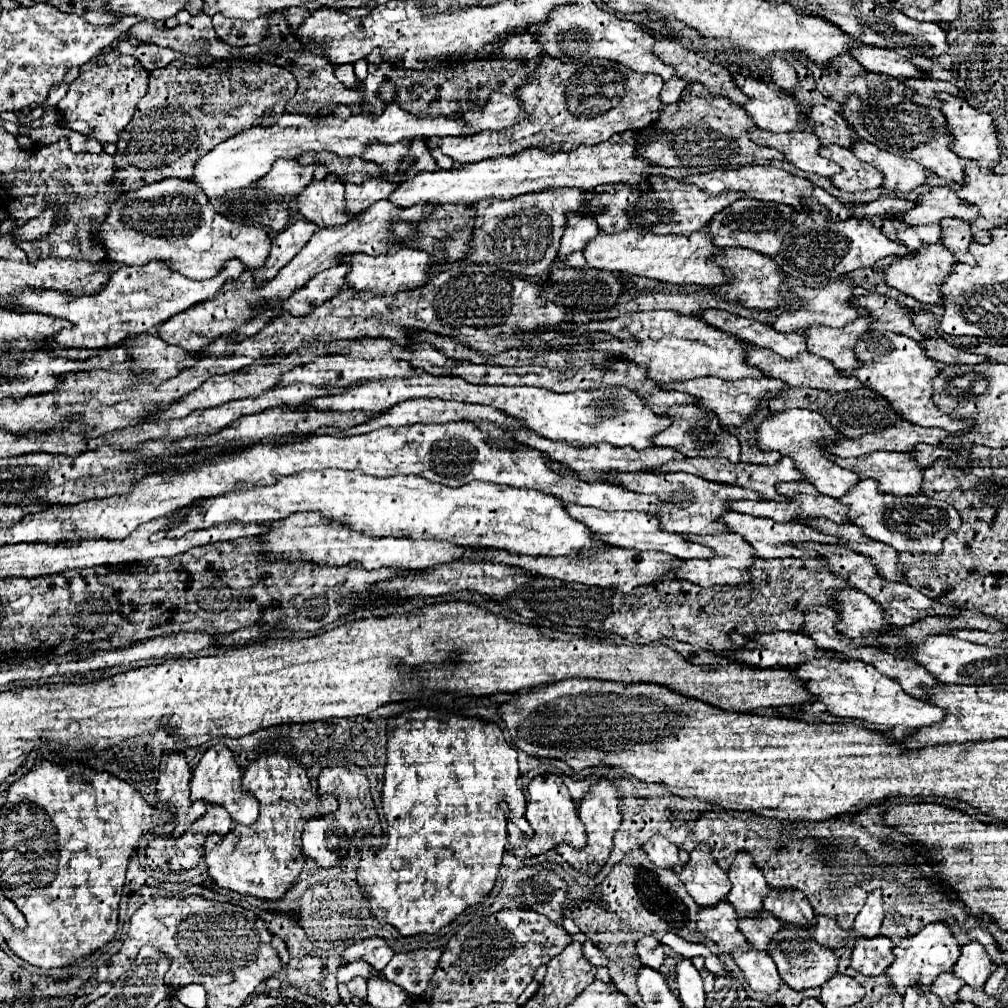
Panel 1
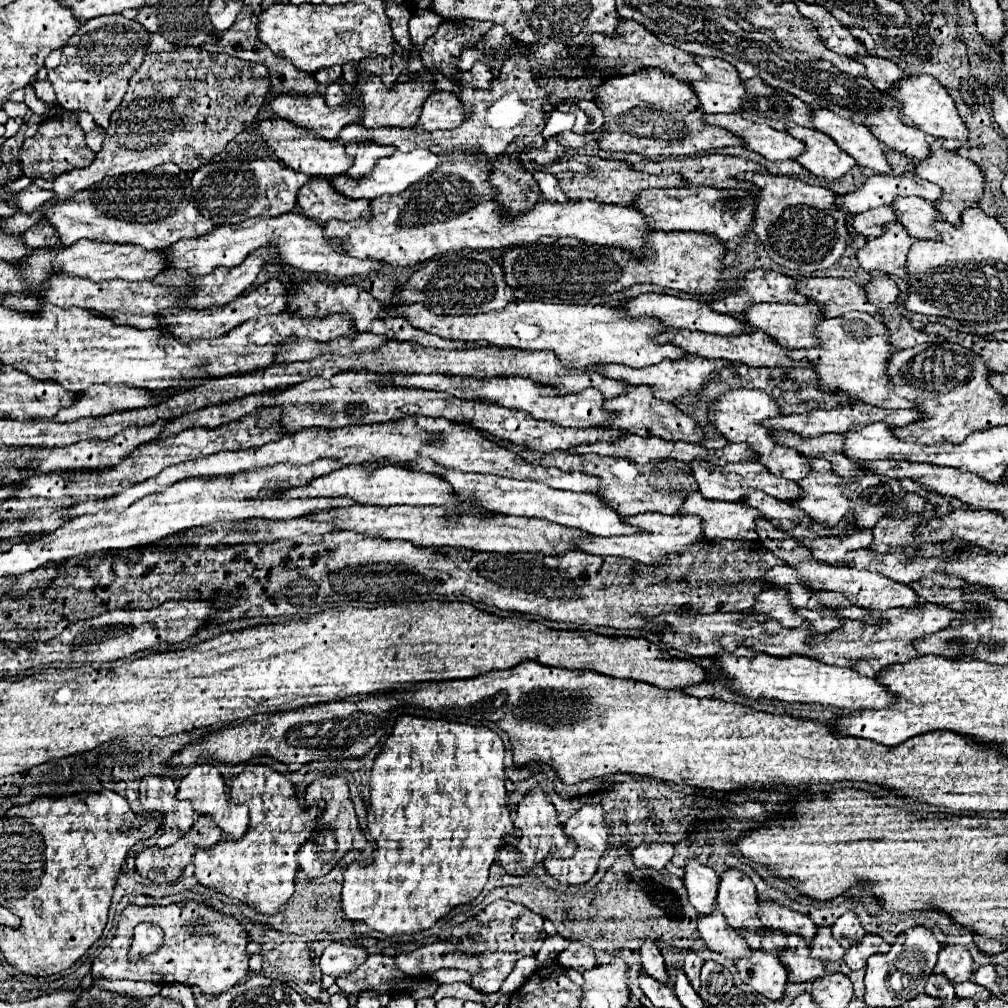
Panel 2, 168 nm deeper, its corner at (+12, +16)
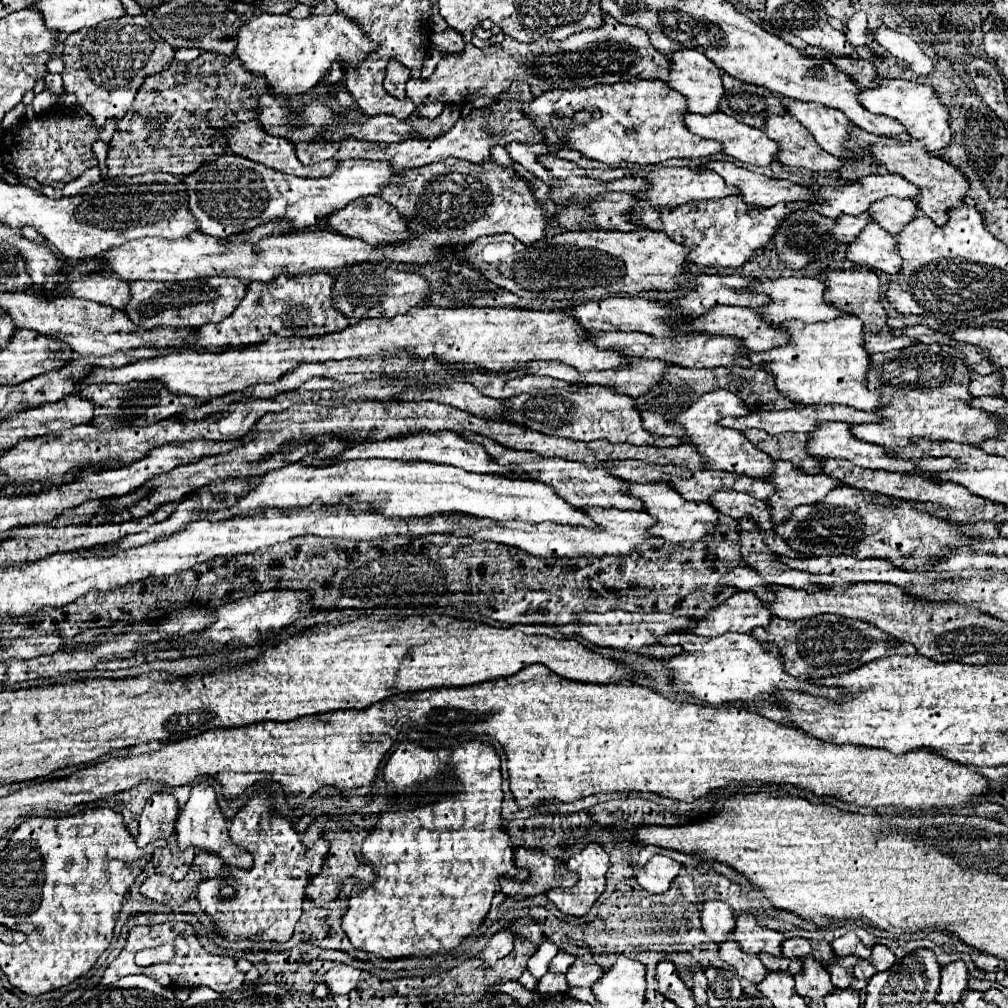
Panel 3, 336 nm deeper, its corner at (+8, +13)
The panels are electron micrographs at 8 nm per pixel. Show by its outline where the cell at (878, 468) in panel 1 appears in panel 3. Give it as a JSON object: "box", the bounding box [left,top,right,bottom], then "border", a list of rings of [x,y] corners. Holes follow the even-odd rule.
{"box":[744,429,822,473],"border":[[[748,429],[744,435],[762,451],[766,451],[772,459],[786,459],[792,461],[794,467],[804,469],[806,473],[820,473],[818,463],[822,459],[814,459],[814,455],[806,455],[806,433],[782,433],[782,435],[768,435],[766,431]]]}

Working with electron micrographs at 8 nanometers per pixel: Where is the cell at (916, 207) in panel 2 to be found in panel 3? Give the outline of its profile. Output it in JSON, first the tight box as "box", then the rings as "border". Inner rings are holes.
{"box":[870,199,918,235],"border":[[[880,199],[870,205],[870,217],[892,235],[900,235],[902,227],[918,215],[918,205],[912,199]]]}

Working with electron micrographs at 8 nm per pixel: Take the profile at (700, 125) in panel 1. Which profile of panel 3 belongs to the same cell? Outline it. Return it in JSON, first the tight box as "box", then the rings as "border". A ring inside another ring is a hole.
{"box":[522,79,722,165],"border":[[[636,79],[634,83],[594,85],[586,89],[550,89],[534,101],[524,103],[522,111],[542,129],[550,151],[558,151],[564,145],[606,165],[622,161],[652,165],[672,157],[694,159],[710,157],[722,151],[722,143],[690,133],[684,123],[684,115],[688,115],[686,97],[678,95],[660,79]],[[586,107],[596,107],[602,117],[598,121],[590,121],[588,125],[572,125],[572,115]]]}

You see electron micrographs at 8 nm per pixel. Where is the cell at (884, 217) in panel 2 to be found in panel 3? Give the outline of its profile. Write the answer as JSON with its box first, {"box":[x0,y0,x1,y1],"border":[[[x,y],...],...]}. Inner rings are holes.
{"box":[834,213,870,243],"border":[[[862,213],[858,217],[850,217],[850,215],[842,215],[836,221],[838,225],[834,227],[834,237],[840,243],[852,243],[860,231],[864,231],[864,227],[870,223],[870,215]]]}

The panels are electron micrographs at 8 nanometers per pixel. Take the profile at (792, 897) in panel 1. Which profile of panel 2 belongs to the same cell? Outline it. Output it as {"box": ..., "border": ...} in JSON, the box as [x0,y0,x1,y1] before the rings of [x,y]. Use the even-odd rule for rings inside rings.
{"box":[760,902,816,942],"border":[[[760,902],[760,912],[762,912],[762,924],[768,930],[778,930],[782,934],[798,934],[808,942],[816,936],[814,922],[808,916],[792,912],[790,908],[772,902]]]}

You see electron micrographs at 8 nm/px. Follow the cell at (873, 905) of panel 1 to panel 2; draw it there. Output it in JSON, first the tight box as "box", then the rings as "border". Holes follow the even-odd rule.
{"box":[832,912,864,942],"border":[[[846,912],[844,916],[840,916],[836,920],[836,924],[832,926],[832,934],[836,938],[850,938],[854,942],[860,942],[864,938],[864,928],[858,920],[858,916],[854,916],[854,912]]]}

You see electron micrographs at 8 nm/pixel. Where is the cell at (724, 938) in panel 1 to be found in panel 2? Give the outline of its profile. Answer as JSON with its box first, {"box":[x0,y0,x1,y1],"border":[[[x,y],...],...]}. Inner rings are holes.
{"box":[698,908,752,960],"border":[[[716,908],[710,916],[702,916],[698,920],[698,932],[710,950],[720,952],[730,960],[740,960],[740,958],[752,956],[746,940],[742,936],[738,936],[738,932],[728,928],[722,912],[718,912]]]}

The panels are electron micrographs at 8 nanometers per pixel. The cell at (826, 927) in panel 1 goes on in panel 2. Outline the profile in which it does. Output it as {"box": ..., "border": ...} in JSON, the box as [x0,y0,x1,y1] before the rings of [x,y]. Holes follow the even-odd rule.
{"box":[812,928,852,962],"border":[[[818,928],[818,934],[812,940],[812,954],[816,954],[816,958],[822,962],[838,962],[850,946],[852,940],[836,940],[830,928]]]}

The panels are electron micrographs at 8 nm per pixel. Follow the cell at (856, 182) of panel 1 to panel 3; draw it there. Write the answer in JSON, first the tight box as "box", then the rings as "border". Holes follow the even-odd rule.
{"box":[766,115,844,173],"border":[[[772,115],[766,121],[766,133],[780,145],[778,161],[784,165],[818,173],[838,171],[844,165],[842,159],[818,147],[816,139],[792,115]]]}

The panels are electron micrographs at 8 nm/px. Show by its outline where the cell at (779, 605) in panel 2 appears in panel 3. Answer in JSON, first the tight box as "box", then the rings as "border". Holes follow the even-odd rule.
{"box":[688,593,770,637],"border":[[[736,593],[688,631],[698,629],[696,633],[700,633],[702,629],[706,637],[724,635],[728,631],[750,633],[754,627],[766,627],[770,619],[770,609],[754,593]]]}

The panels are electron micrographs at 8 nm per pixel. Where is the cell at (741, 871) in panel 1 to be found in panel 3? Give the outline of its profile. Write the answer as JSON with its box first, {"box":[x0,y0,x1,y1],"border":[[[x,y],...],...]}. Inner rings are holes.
{"box":[730,911,786,955],"border":[[[744,911],[744,913],[736,915],[736,927],[730,933],[730,939],[738,941],[740,947],[752,955],[758,955],[760,951],[766,951],[772,955],[782,955],[780,943],[786,939],[786,933],[762,927],[758,923],[758,917],[752,911]]]}

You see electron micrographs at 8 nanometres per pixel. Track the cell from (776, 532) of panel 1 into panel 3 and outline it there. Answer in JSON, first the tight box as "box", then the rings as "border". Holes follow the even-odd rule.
{"box":[626,483,720,543],"border":[[[634,483],[632,487],[626,487],[626,491],[630,491],[630,495],[634,495],[634,497],[638,495],[638,499],[644,501],[644,509],[658,519],[658,523],[652,527],[652,533],[666,539],[666,541],[670,541],[670,543],[706,539],[708,535],[714,533],[714,529],[718,525],[720,511],[714,505],[686,501],[686,499],[682,499],[682,495],[678,495],[678,491],[674,491],[666,485],[660,485],[660,483],[638,485],[638,483]]]}

